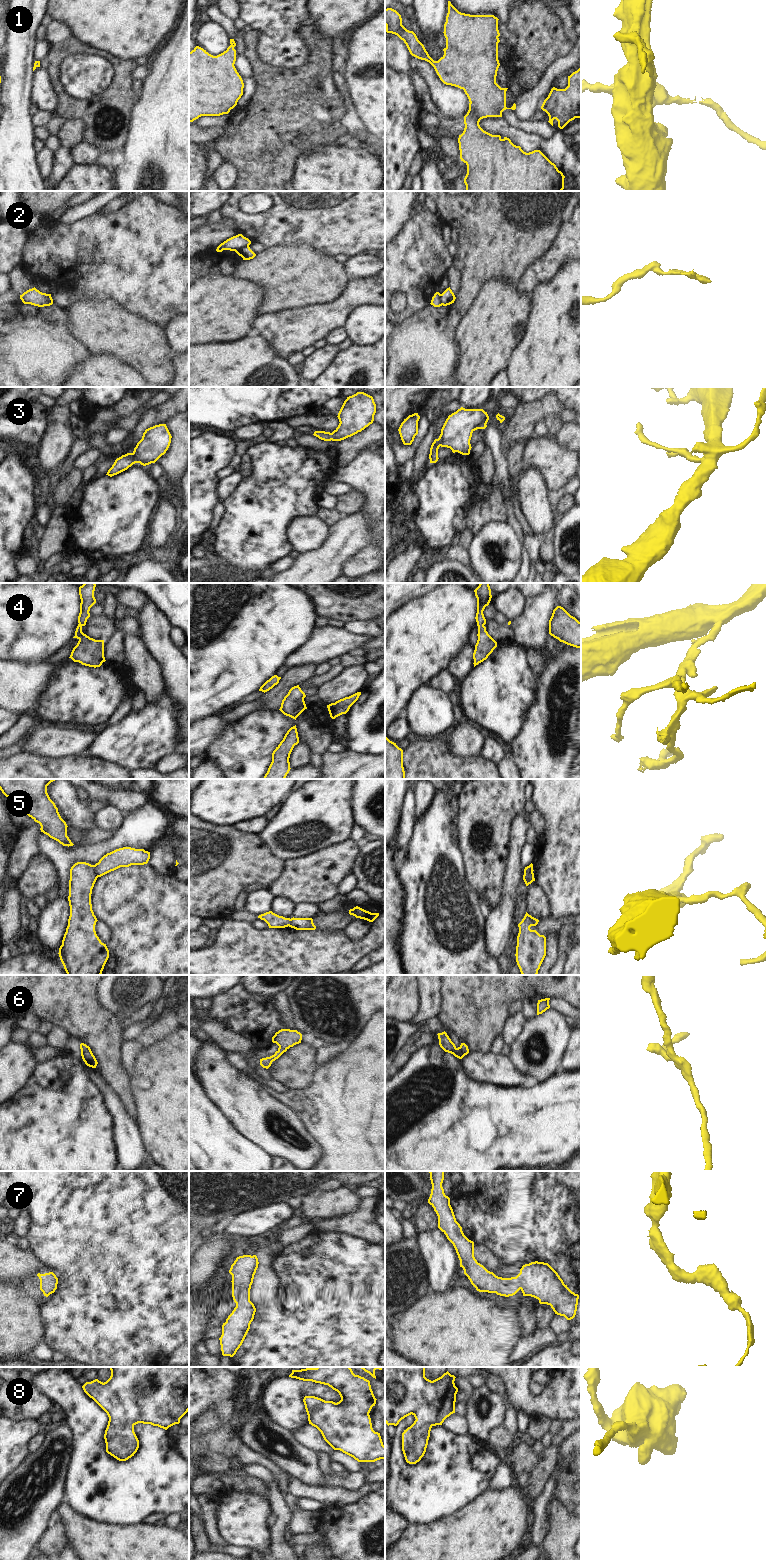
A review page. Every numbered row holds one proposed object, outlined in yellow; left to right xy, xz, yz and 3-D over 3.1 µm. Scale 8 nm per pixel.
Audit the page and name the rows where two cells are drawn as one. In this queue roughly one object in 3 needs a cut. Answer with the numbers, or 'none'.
2, 5.

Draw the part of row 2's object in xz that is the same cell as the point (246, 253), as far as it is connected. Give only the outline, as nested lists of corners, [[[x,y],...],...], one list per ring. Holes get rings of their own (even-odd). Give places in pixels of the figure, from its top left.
[[[245,246],[236,252],[239,256],[243,258],[243,260],[253,259],[256,254],[250,249],[249,246]]]

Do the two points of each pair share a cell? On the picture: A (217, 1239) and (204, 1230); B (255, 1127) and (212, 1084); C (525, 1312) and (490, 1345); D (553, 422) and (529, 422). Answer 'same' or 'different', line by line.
A: different
B: same
C: different
D: same

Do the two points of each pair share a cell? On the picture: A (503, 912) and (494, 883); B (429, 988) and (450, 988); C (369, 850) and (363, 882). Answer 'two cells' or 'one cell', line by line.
A: two cells
B: two cells
C: one cell

